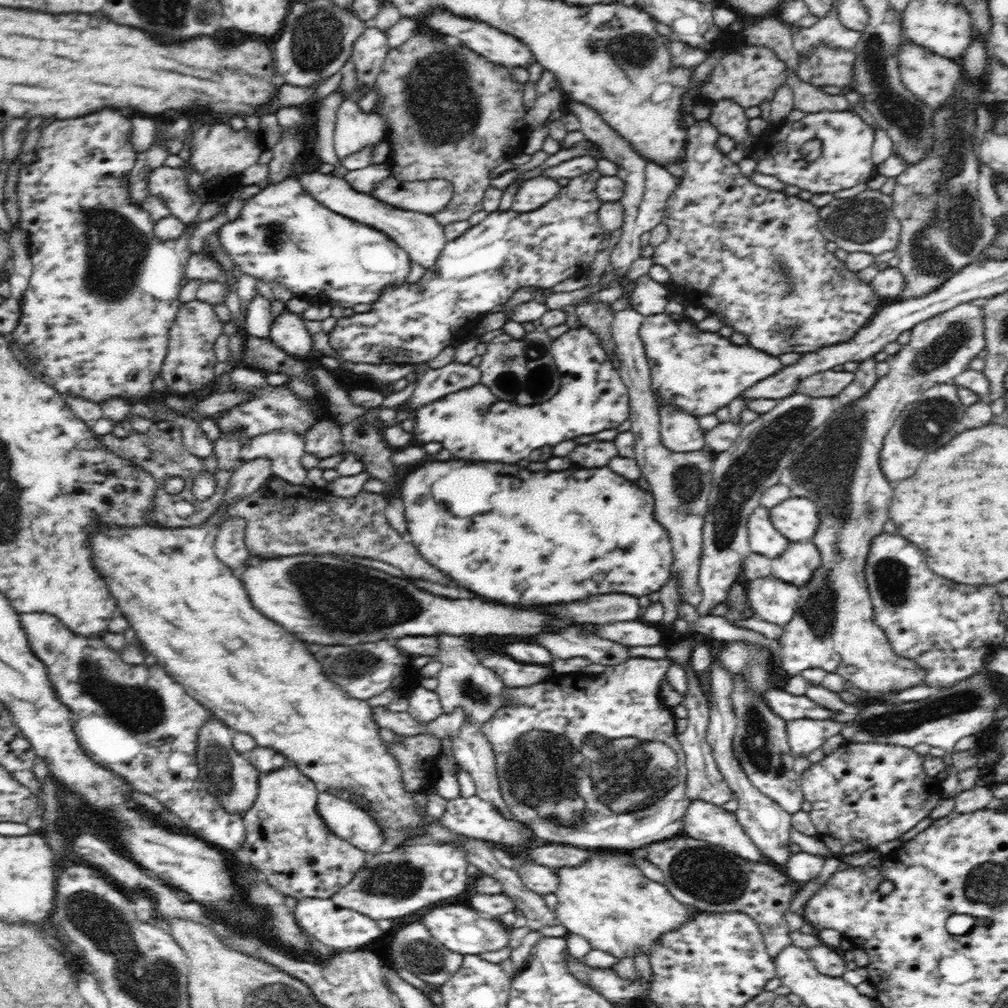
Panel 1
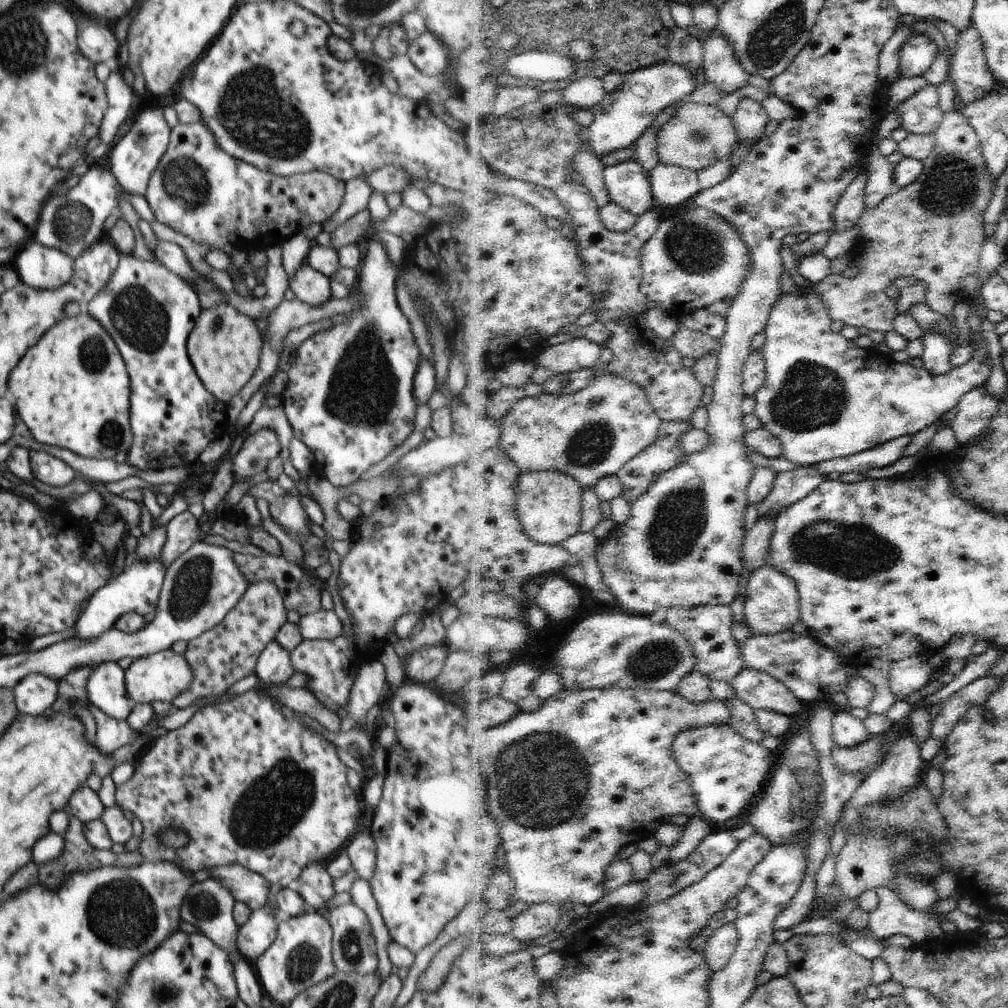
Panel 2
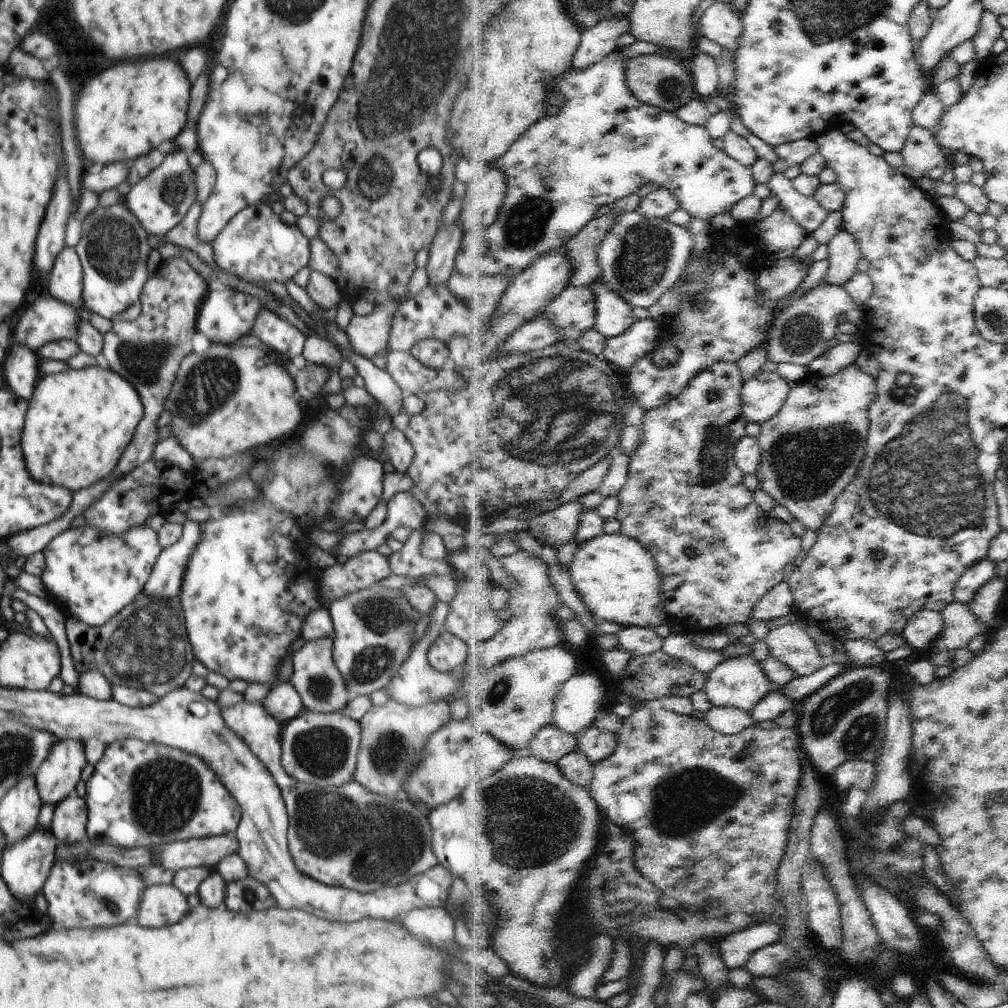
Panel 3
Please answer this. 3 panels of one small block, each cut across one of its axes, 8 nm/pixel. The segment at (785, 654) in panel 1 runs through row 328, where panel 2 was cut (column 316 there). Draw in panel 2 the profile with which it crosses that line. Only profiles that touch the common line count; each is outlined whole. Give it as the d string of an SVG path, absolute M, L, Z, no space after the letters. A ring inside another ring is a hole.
M307 909L298 916L286 916L279 920L277 935L270 948L253 963L254 973L259 980L262 992L266 992L274 1004L288 1006L291 1000L312 985L330 978L338 970L333 959L333 930L327 916L318 911Z

